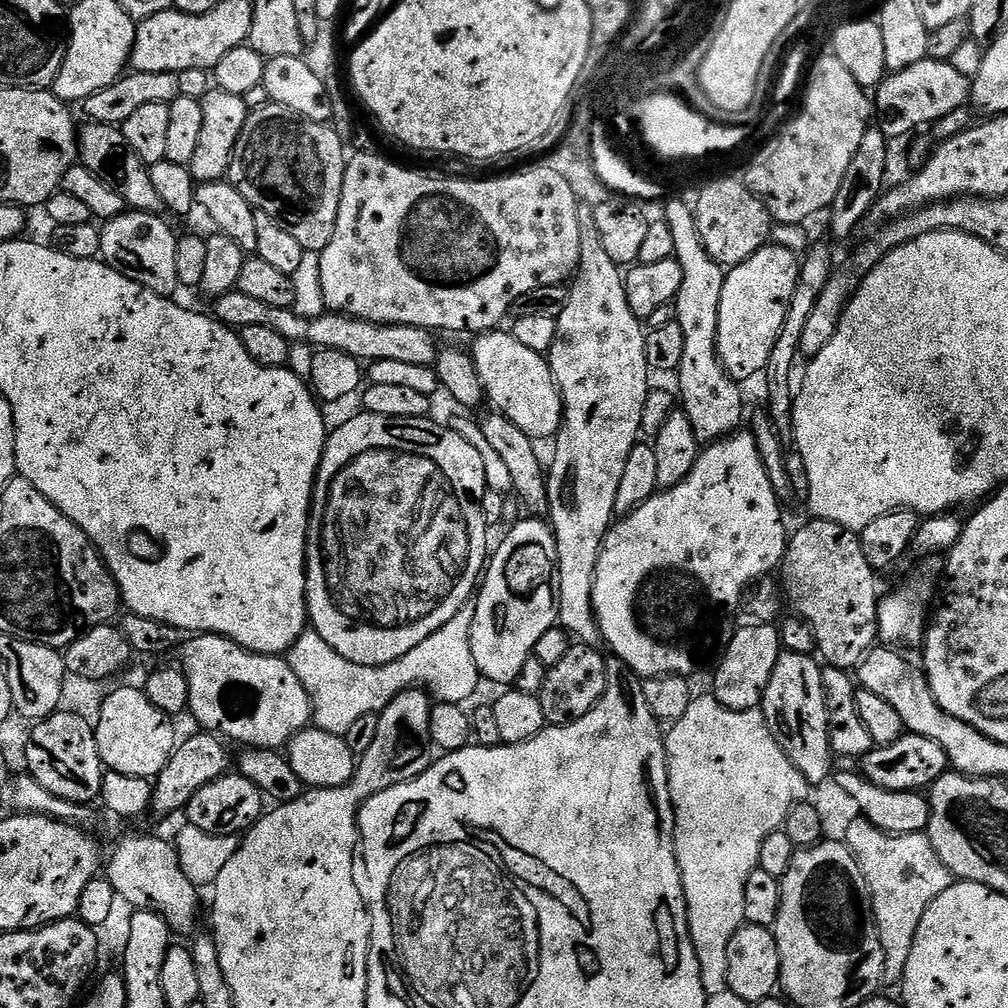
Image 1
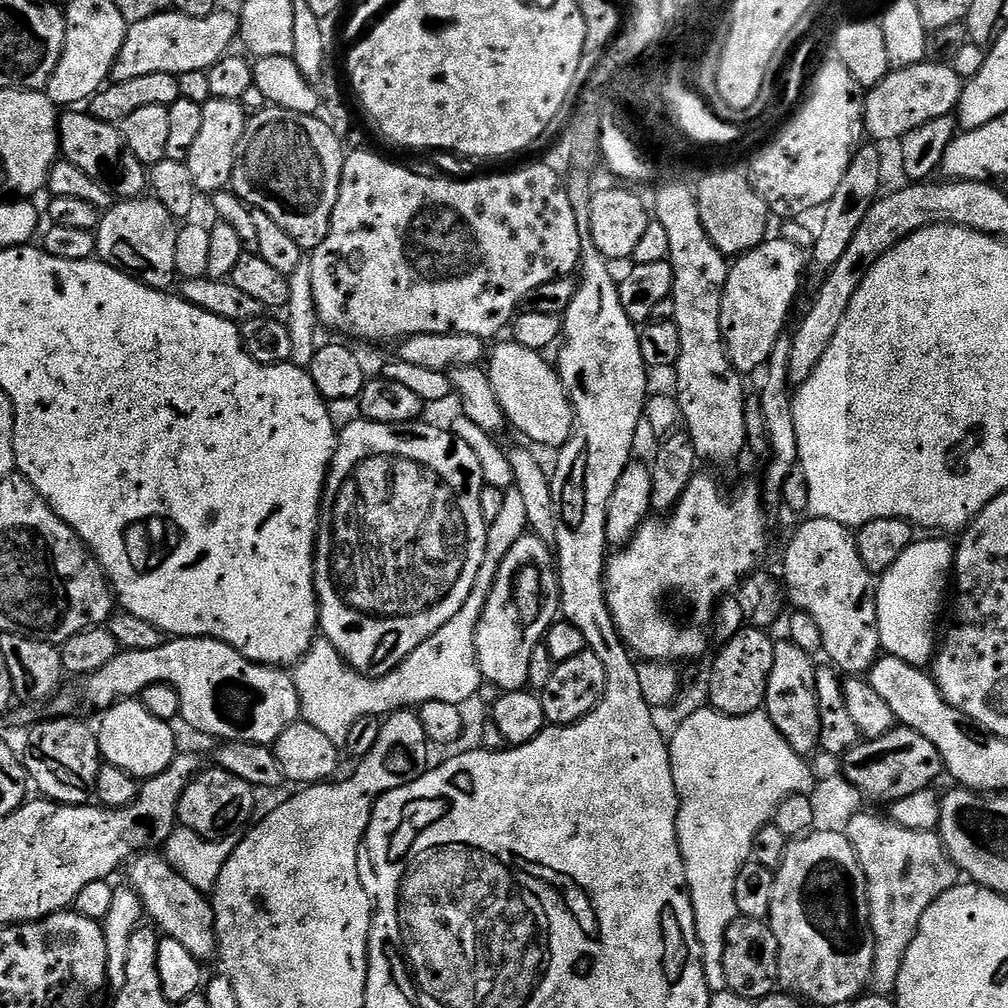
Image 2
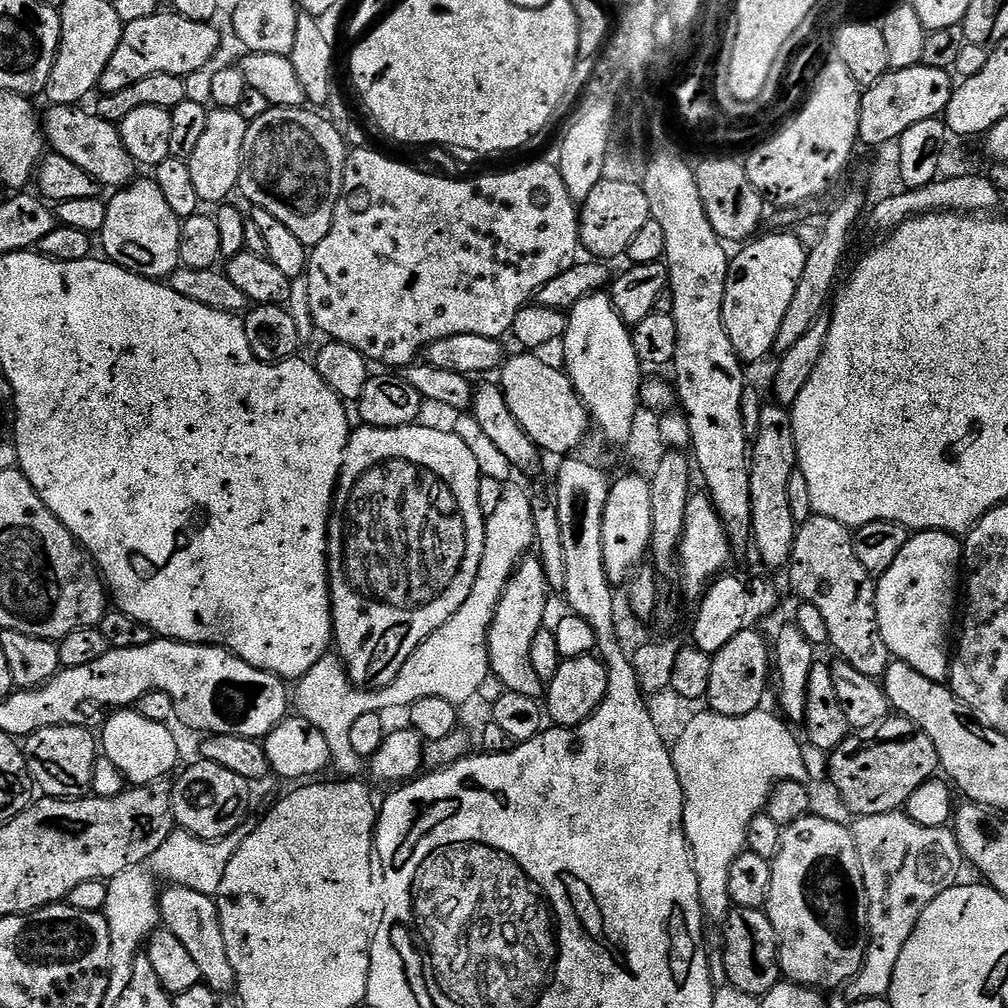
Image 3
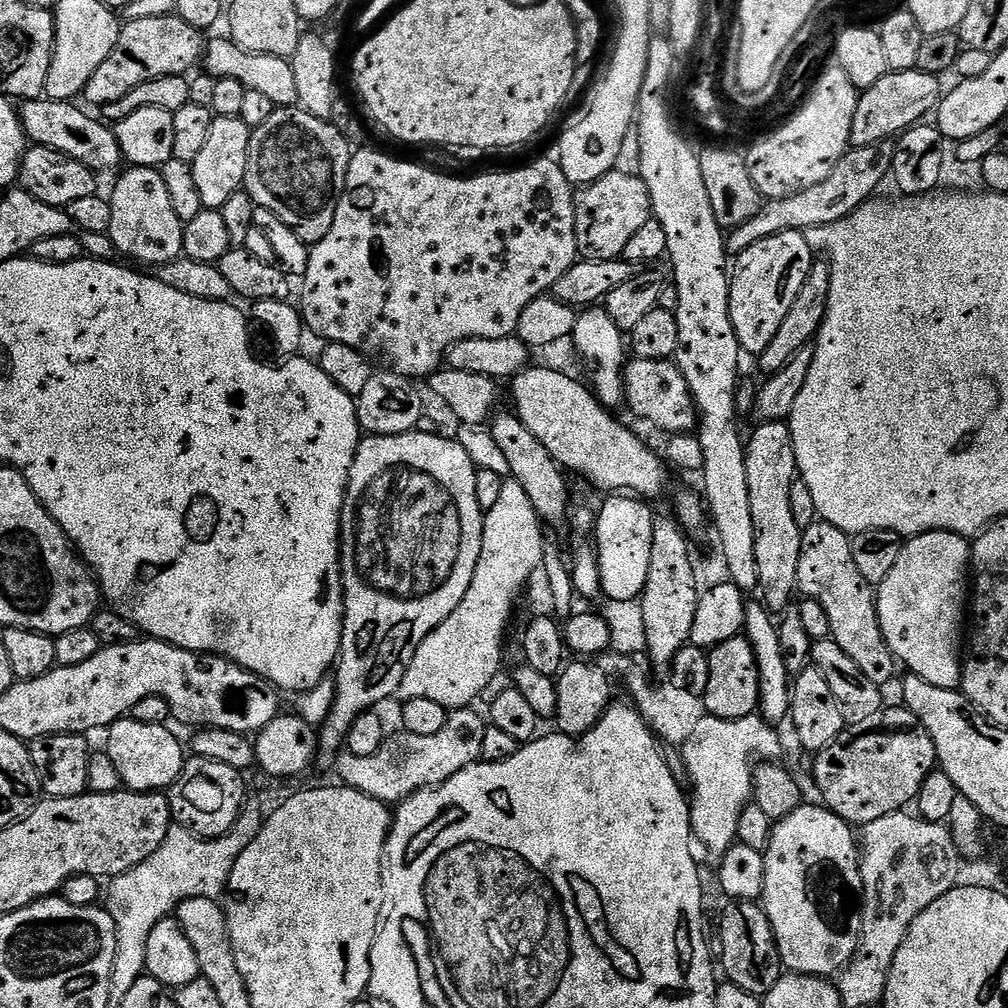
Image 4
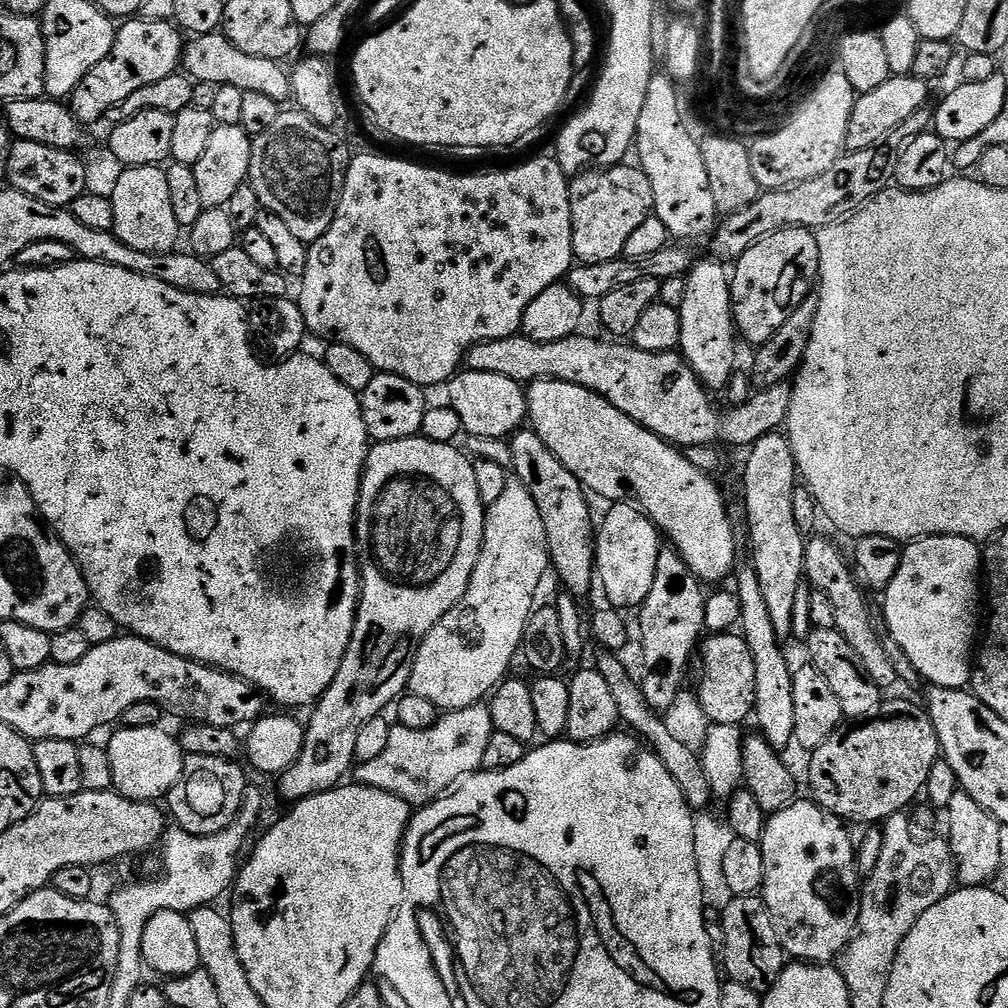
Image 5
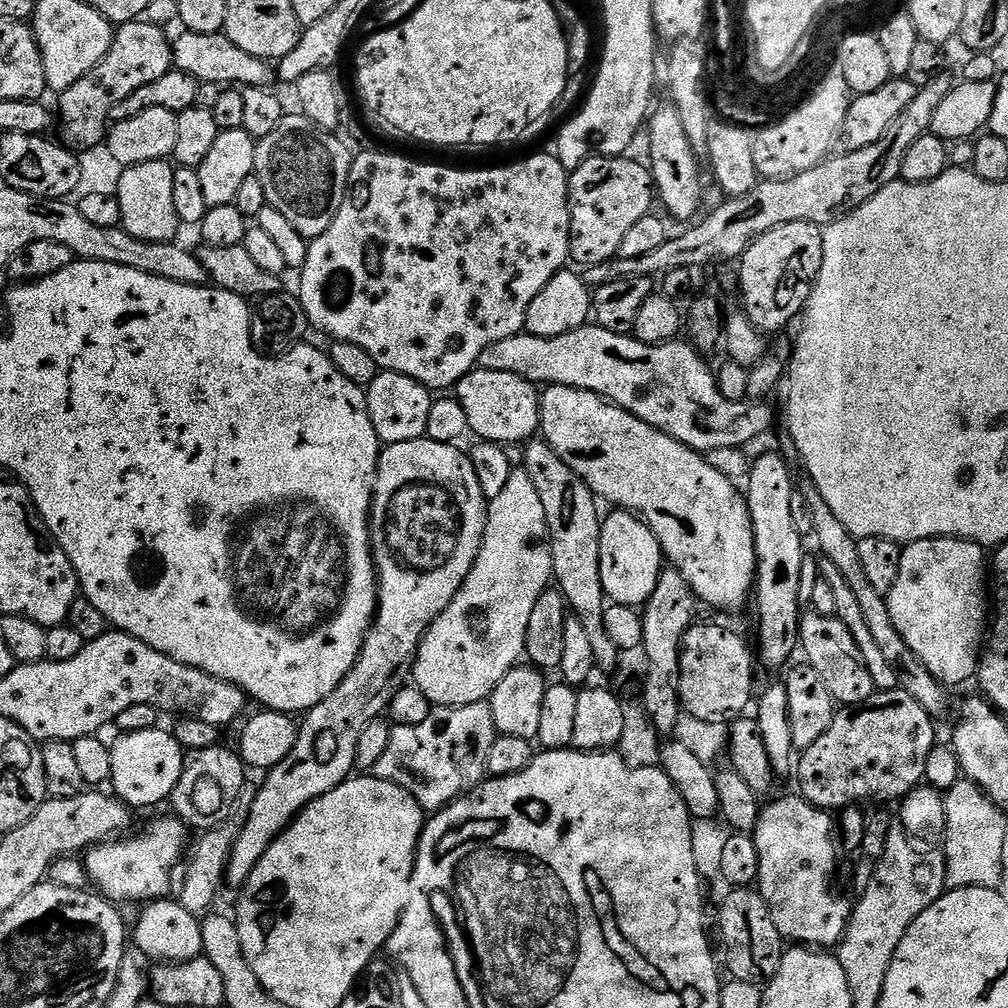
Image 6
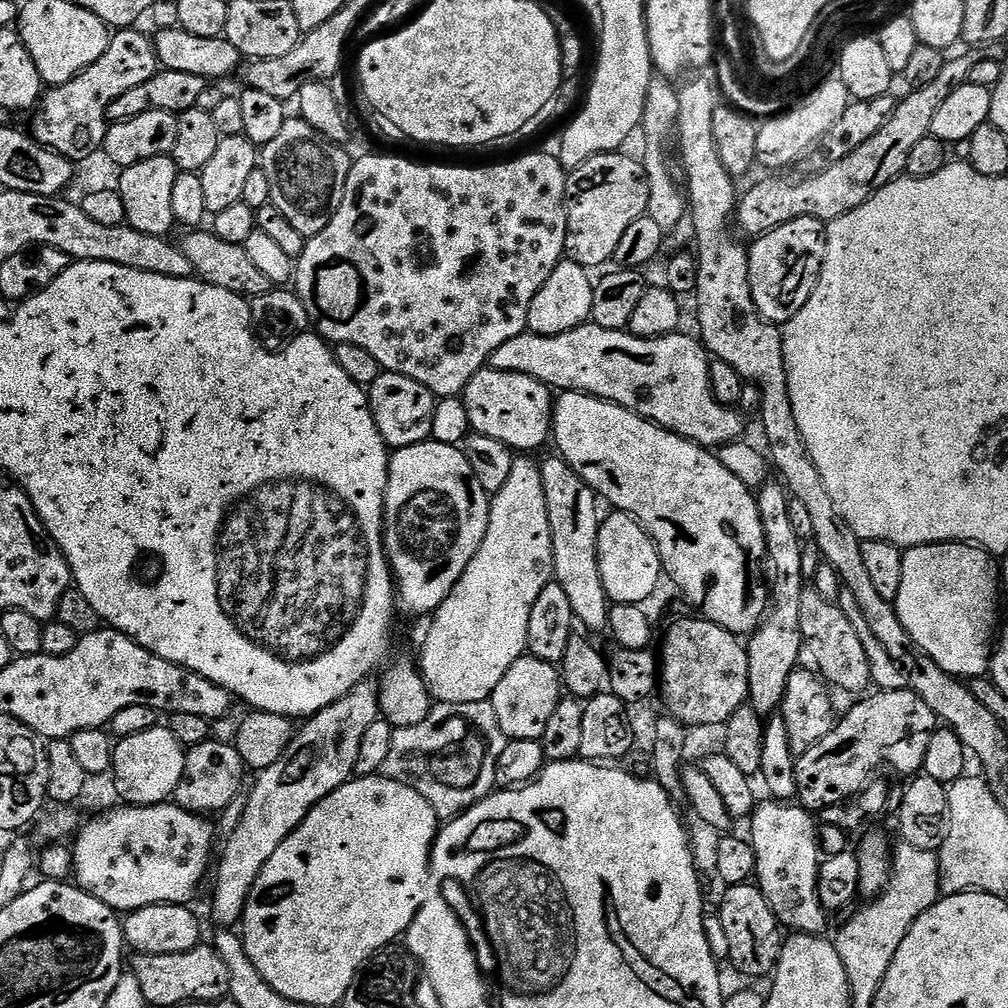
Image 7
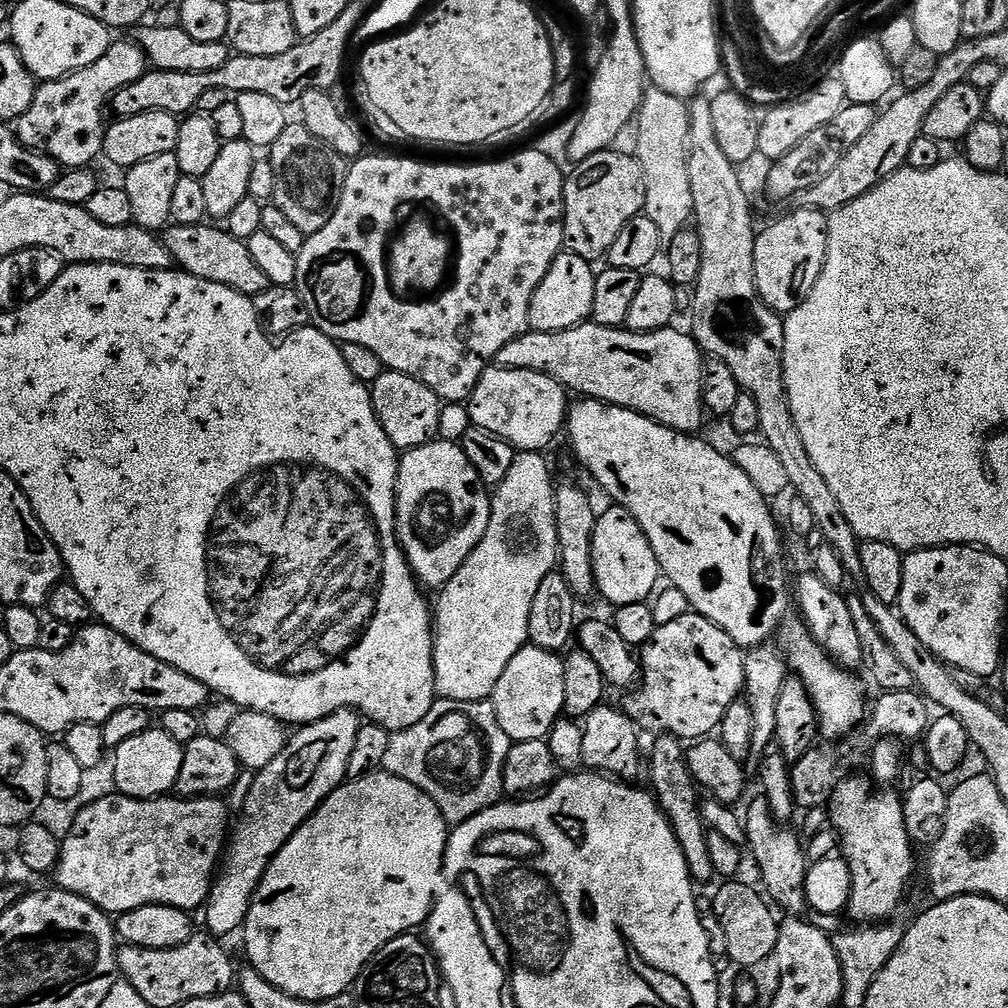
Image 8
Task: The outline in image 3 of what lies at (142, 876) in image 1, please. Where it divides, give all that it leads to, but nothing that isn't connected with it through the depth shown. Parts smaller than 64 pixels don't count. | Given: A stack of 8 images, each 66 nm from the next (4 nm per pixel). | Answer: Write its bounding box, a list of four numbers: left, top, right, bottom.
[158,886,236,994]

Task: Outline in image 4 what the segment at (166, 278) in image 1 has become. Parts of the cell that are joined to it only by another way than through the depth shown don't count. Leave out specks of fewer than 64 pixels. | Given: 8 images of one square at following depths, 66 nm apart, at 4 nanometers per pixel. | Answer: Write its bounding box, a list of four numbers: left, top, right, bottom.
[107,167,185,266]

